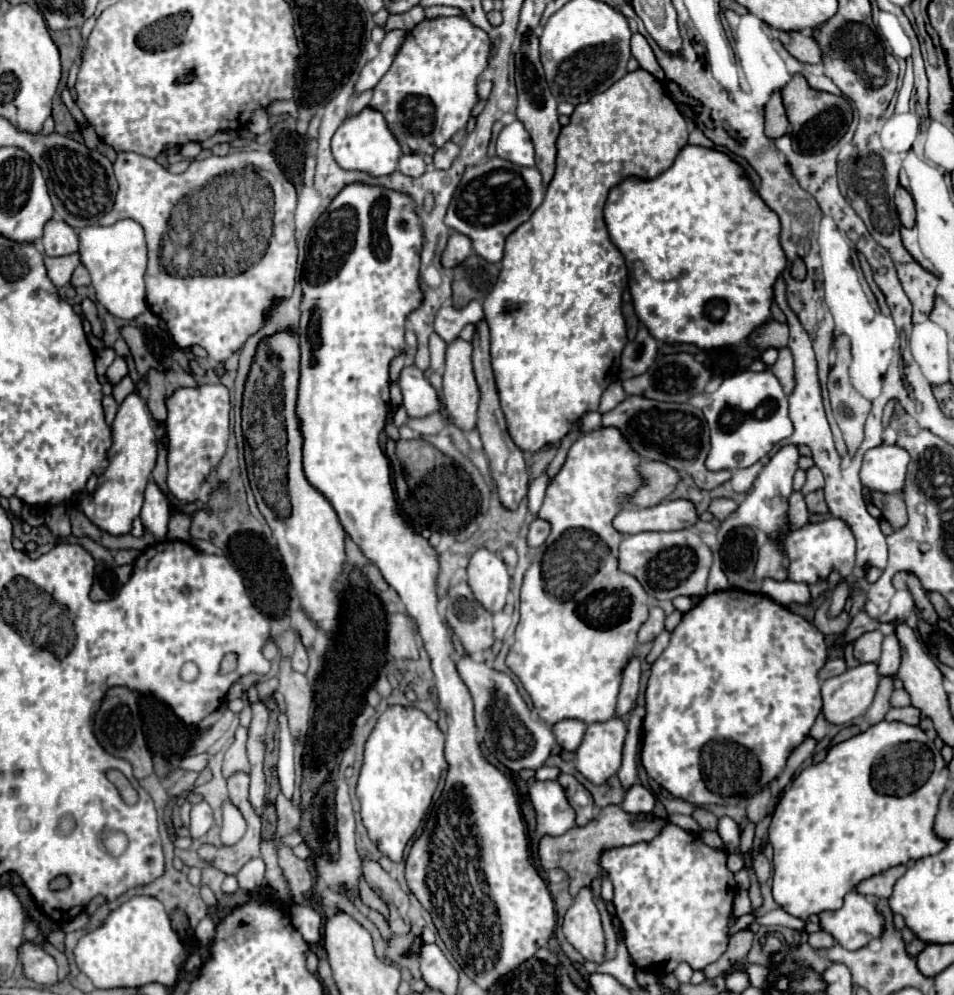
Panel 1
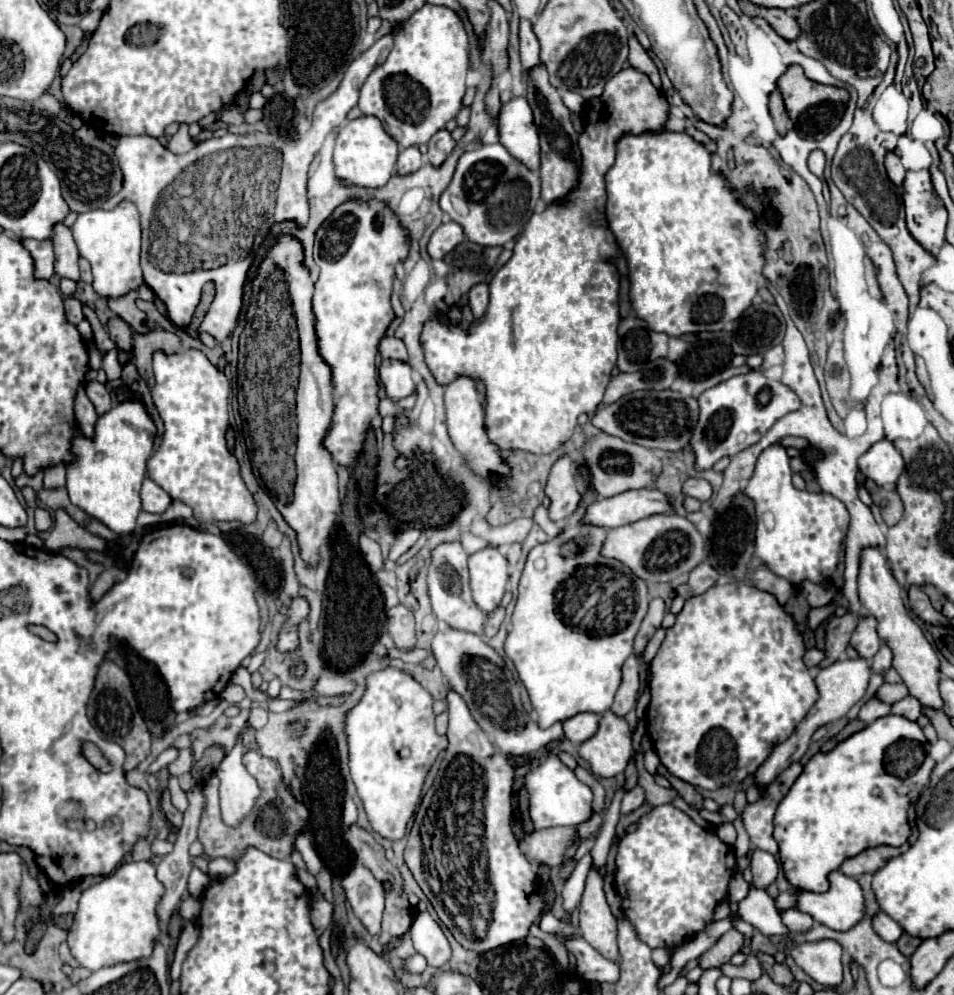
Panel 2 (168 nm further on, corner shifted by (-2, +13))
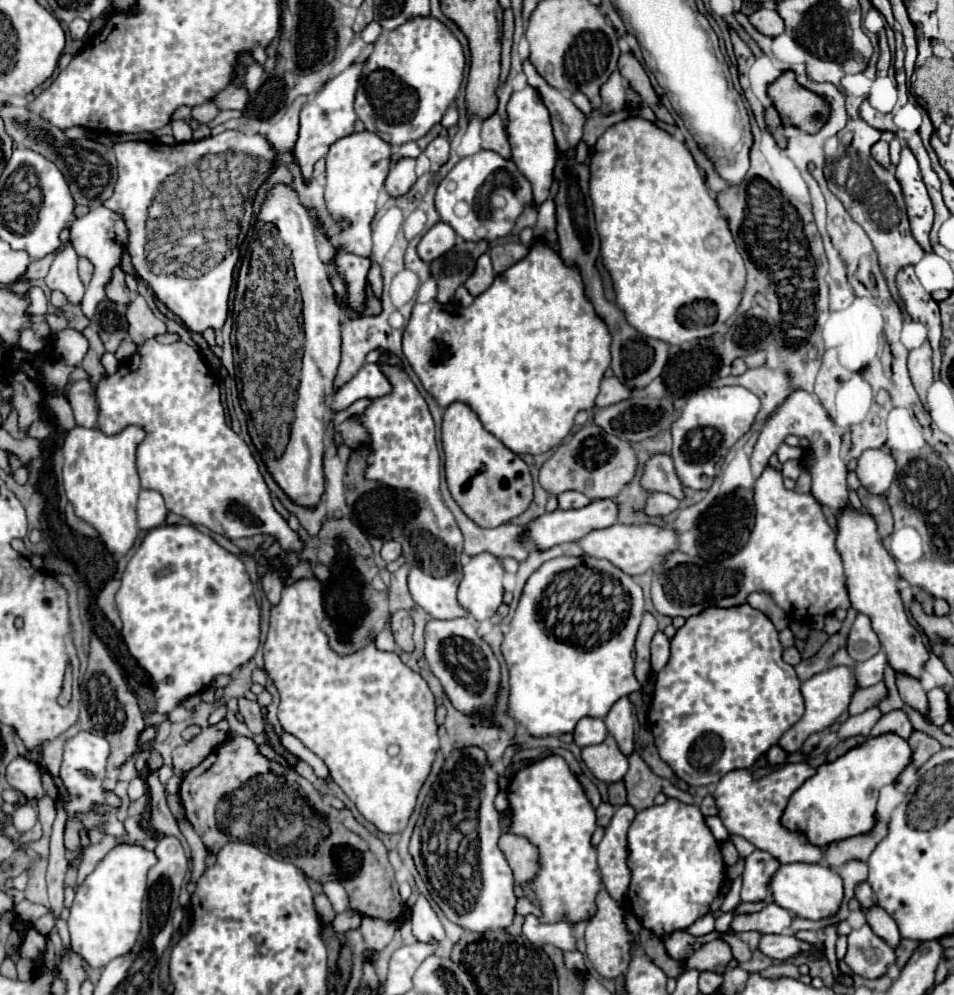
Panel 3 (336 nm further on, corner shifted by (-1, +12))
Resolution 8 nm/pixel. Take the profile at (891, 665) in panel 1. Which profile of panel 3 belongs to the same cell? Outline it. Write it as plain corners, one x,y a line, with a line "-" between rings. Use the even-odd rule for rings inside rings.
879,651
877,655
873,655
871,659
859,663
855,667
855,677
857,677
857,685
859,687
871,687
879,681
883,681
883,669
887,665
887,657
883,651

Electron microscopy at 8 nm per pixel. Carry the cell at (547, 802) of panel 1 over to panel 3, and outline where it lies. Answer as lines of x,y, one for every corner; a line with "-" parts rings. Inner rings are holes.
559,755
545,757
523,767
509,785
509,805
513,809
513,825
511,833
527,837
531,843
539,847
541,853
541,869
533,881
533,891
541,901
543,917
541,921
555,923
555,921
585,921
591,913
595,913
595,895
601,889
601,875
597,873
597,853
591,847
591,835
595,831
595,809
589,803
581,783
567,767
565,759

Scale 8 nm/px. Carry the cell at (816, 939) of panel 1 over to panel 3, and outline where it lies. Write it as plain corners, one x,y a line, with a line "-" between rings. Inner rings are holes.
769,903
763,911
759,913
749,913
749,915
735,915
731,923
731,931
761,931
761,933
785,933
795,915
789,913
787,909

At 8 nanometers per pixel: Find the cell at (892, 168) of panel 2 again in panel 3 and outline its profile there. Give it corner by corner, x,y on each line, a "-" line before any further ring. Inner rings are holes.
887,141
875,143
873,149
871,149
871,155
873,155
873,159
875,159
881,167
885,167
885,169
891,167
891,159
889,159
889,143
887,143

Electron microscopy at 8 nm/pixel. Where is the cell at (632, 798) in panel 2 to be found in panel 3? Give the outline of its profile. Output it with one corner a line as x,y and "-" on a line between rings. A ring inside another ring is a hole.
629,803
617,807
617,811
615,811
615,815
613,815
613,819
611,819
599,847
597,847
597,861
599,861
603,885
605,885
605,889
609,891
609,895
615,901
621,901
625,897
625,893
627,893
627,887
629,887
629,867
625,863
625,859
627,859
627,847
625,845
627,845
627,829
629,829
631,821
635,819
635,813
637,811

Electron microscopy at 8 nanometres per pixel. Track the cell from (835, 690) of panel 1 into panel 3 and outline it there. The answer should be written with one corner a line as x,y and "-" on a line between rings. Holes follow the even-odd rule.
839,665
839,667
831,667
829,671
823,671
823,673
817,673
815,677
807,679
803,685
801,685
801,693
805,697
805,713
803,717
779,739
779,747
787,753
795,753
803,747
805,739
811,735
811,733
817,733
817,731
823,731
827,729
829,725
833,725
843,711
847,711
849,707
849,701
853,697
853,693
857,691
857,679
853,675
853,671
845,665

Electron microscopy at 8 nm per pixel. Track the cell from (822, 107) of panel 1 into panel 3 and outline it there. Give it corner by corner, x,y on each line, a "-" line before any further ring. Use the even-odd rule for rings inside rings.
785,71
777,81
769,85
769,97
777,107
783,125
799,127
805,133
817,133
829,119
829,103
801,87
793,71

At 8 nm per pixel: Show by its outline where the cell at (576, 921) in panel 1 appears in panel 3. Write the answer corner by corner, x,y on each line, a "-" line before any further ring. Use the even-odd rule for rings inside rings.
601,887
597,893
597,911
587,919
587,929
585,929
585,941
587,941
587,957
593,963
593,967
607,979
615,979
627,971
629,959
631,959
631,935
625,929
623,923
623,909
621,905
609,897
606,889

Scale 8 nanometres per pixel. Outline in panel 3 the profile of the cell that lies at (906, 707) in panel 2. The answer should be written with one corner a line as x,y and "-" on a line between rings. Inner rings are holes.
895,709
891,713
885,713
877,723
875,723
875,729
871,729
871,735
879,735
879,733
887,733
887,731
893,731
893,733
899,733
903,739
909,739
909,735
913,733
913,725
907,717
907,713
903,709

